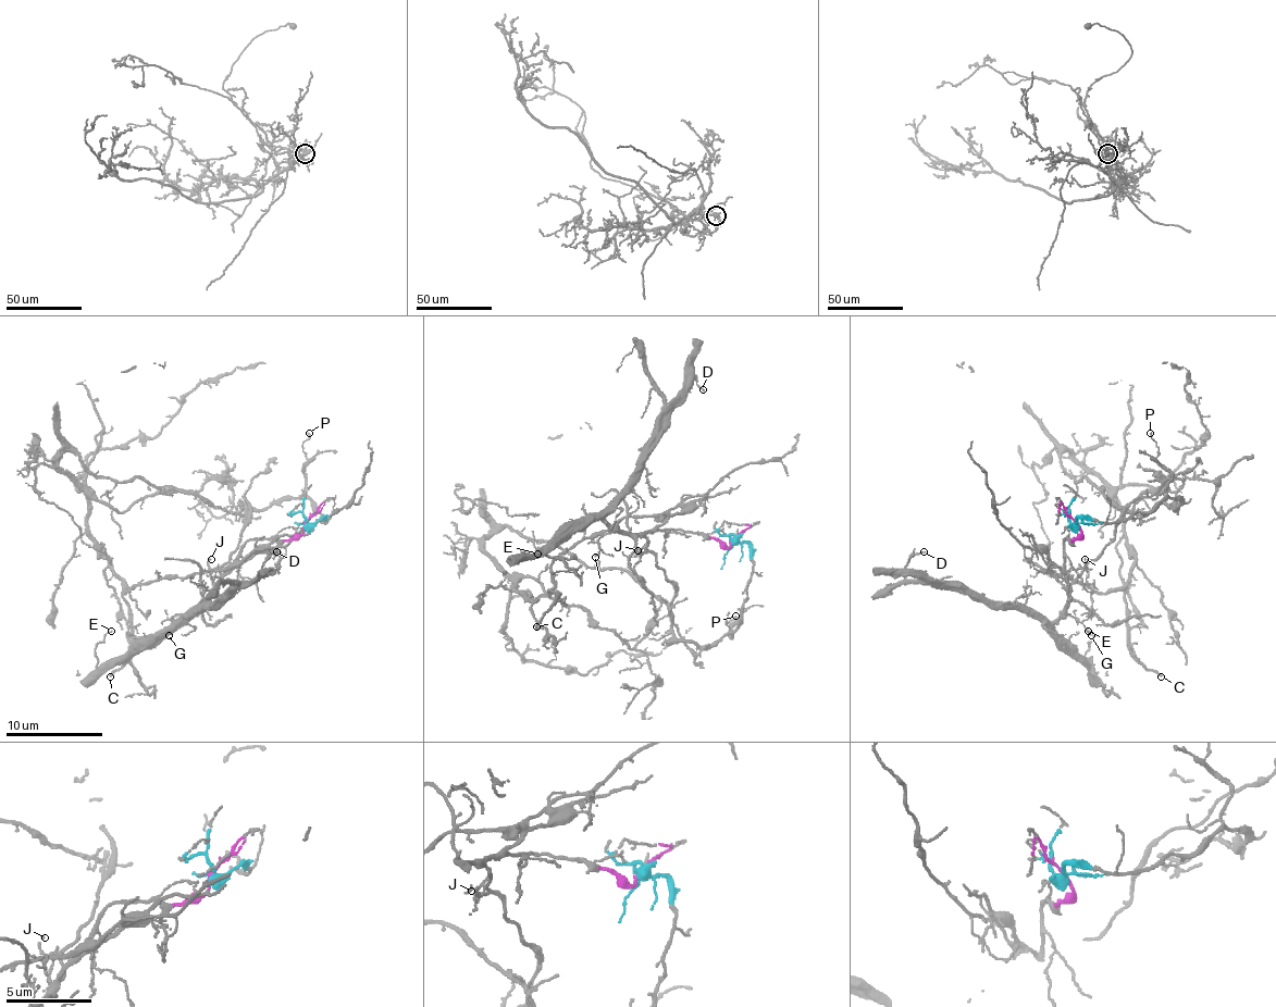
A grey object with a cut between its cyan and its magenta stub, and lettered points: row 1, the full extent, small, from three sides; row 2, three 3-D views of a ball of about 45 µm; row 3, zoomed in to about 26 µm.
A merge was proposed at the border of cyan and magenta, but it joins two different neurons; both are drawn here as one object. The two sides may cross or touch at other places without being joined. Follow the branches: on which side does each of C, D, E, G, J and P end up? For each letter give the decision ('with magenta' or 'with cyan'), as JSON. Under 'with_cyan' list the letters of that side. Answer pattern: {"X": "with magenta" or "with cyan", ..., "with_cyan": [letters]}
{"C": "with cyan", "D": "with magenta", "E": "with magenta", "G": "with magenta", "J": "with magenta", "P": "with cyan", "with_cyan": ["C", "P"]}

